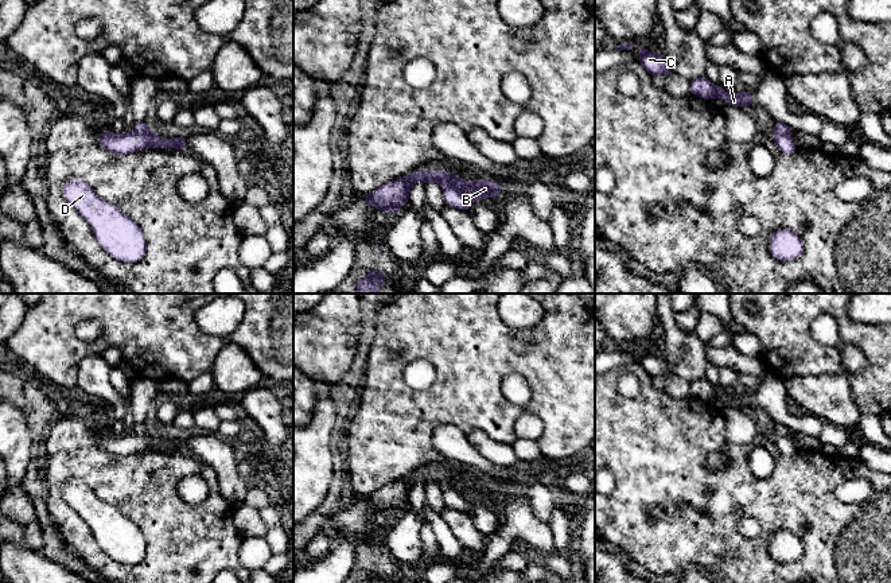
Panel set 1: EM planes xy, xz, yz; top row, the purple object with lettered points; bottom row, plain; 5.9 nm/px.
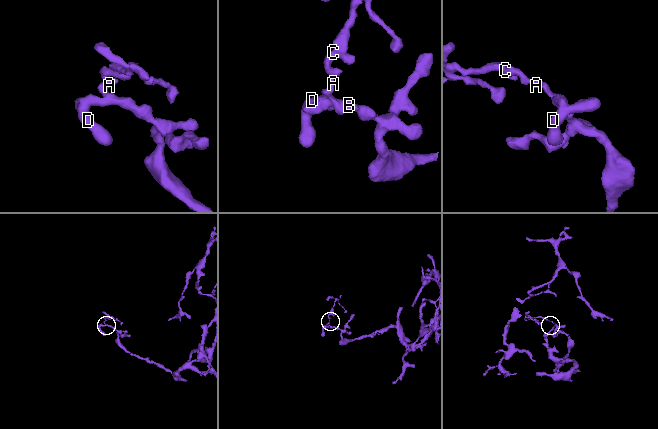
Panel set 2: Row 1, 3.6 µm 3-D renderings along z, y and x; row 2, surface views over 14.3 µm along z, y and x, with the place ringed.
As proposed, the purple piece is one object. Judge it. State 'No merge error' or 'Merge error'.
Merge error

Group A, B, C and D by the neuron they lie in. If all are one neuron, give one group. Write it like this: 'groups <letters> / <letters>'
groups A C / B D

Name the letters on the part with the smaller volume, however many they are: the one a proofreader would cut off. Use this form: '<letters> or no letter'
A, C

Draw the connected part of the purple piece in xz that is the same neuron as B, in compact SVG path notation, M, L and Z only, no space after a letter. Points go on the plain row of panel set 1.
M420 471L397 479L362 498L363 504L384 513L400 514L401 509L409 502L409 491L417 483L450 485L471 502L482 502L485 498L501 501L502 487L493 482L476 481L467 483L443 471Z

